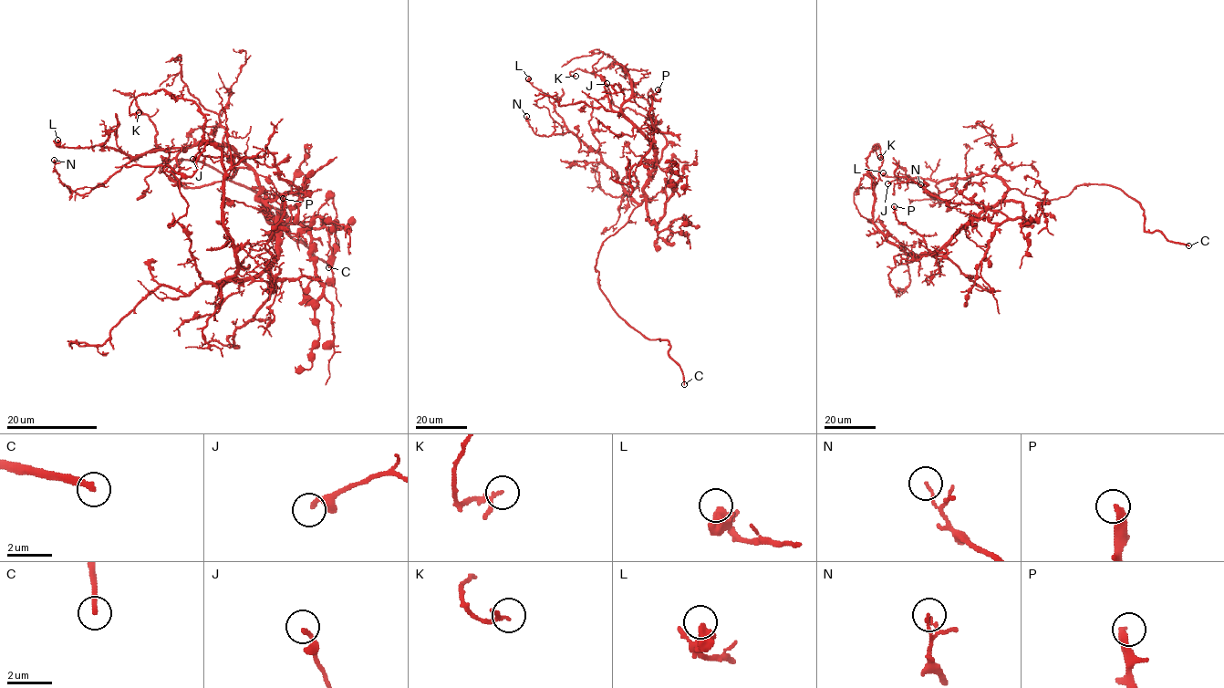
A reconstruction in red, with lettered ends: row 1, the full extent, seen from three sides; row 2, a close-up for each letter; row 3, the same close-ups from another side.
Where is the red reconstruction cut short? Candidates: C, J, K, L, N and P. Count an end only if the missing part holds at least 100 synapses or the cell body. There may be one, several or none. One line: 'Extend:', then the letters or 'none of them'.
Extend: C

